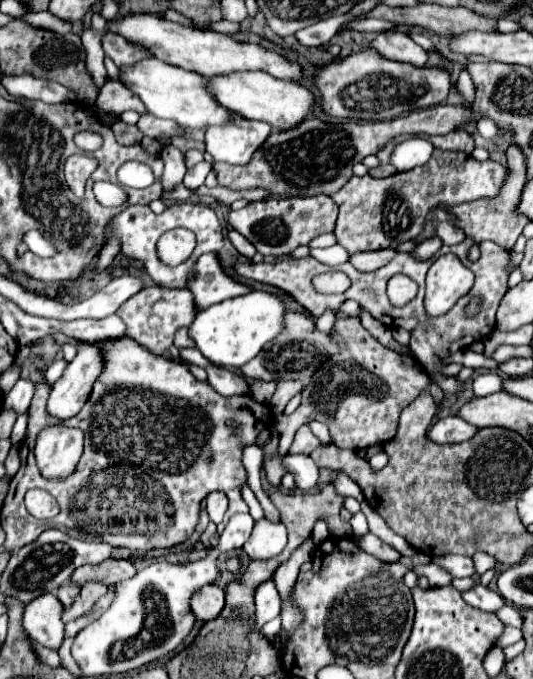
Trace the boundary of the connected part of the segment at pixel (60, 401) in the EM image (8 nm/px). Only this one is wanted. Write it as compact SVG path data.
M78 343L78 355L64 375L54 383L54 389L48 397L48 413L58 419L74 417L86 403L96 377L102 371L102 353L96 345Z

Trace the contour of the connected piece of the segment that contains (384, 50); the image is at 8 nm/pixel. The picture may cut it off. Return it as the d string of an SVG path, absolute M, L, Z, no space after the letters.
M402 31L378 33L368 47L374 49L380 57L390 61L410 63L414 67L426 67L428 63L428 53Z

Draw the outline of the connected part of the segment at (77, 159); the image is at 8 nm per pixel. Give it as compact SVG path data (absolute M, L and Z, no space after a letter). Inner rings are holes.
M72 155L66 161L66 169L64 169L66 181L68 181L68 185L74 191L75 196L83 198L86 179L94 173L97 167L97 160L94 157L86 157L86 155Z

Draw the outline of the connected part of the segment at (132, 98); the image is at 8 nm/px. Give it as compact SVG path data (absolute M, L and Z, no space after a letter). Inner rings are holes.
M108 81L100 89L100 95L94 107L102 109L104 113L114 113L114 115L120 115L128 110L134 110L142 115L146 111L146 107L142 107L142 101L136 95L130 95L130 91L126 91L126 87L122 87L122 83L118 81Z

